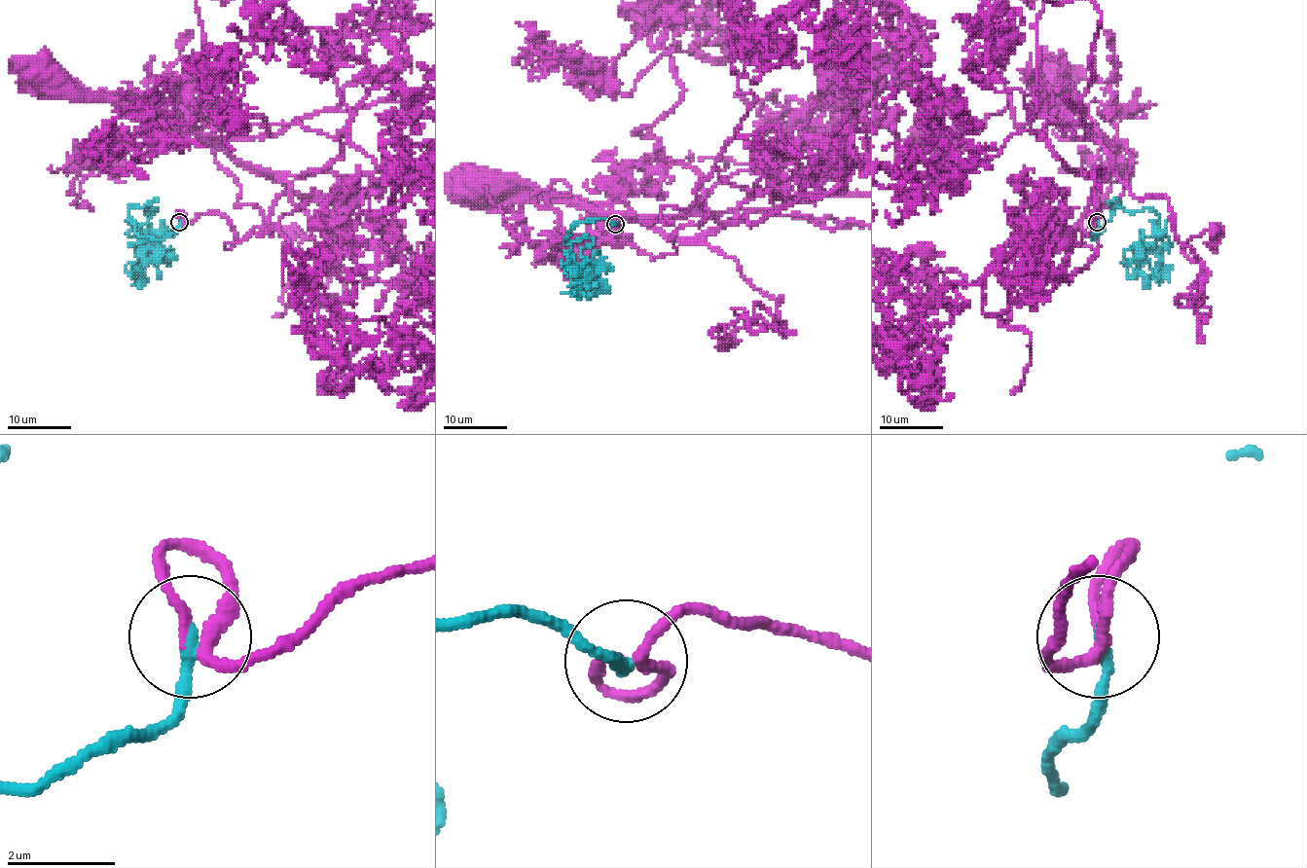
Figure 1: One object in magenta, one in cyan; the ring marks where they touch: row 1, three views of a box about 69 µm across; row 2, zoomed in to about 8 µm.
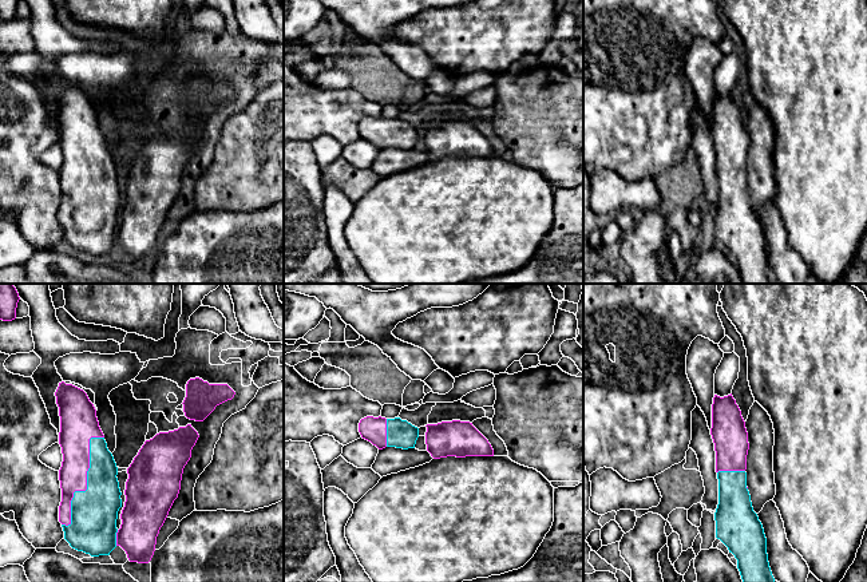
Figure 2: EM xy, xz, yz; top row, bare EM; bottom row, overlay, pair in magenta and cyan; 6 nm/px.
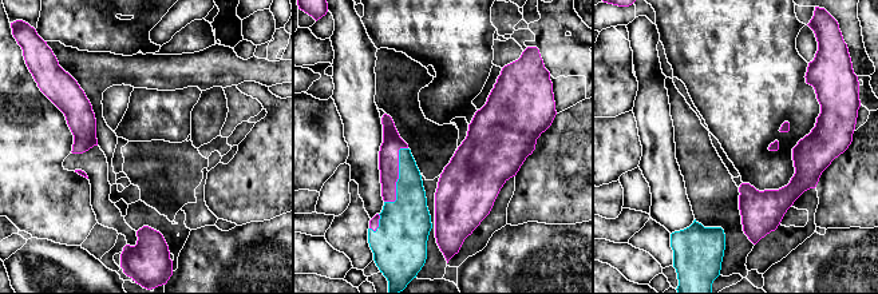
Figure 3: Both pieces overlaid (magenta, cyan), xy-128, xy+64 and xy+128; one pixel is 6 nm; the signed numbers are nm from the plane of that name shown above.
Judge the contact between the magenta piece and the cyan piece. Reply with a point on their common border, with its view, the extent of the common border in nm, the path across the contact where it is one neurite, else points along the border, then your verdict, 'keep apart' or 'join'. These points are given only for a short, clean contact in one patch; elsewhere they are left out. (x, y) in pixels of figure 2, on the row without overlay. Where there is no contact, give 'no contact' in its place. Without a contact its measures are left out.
meets magenta in xy at (86, 182); contact 600 nm long; keep apart

